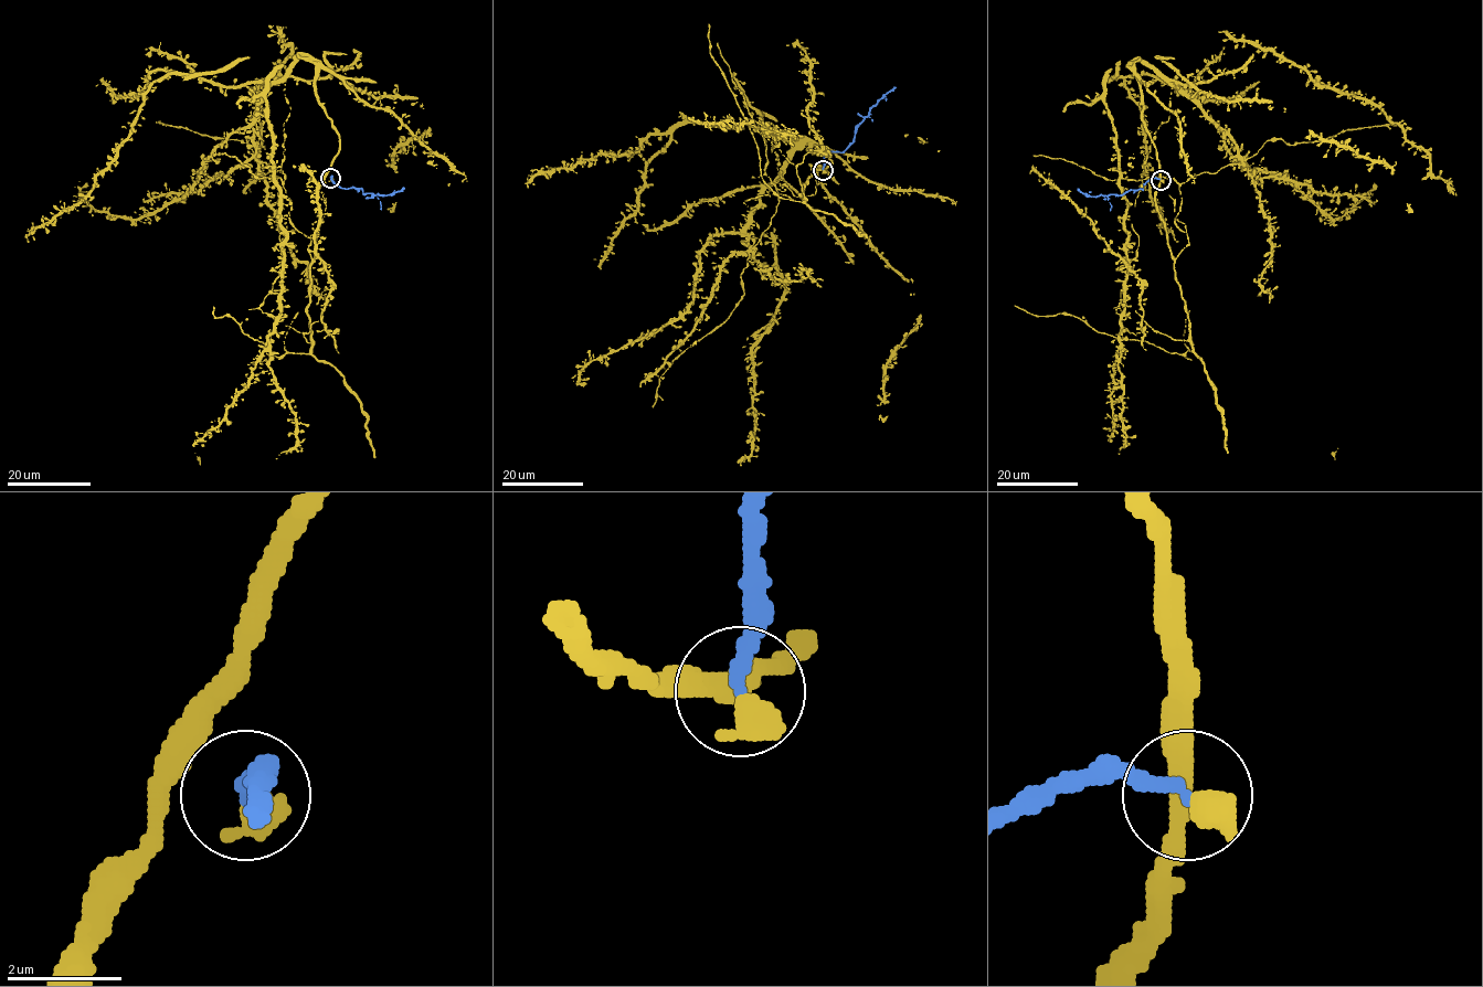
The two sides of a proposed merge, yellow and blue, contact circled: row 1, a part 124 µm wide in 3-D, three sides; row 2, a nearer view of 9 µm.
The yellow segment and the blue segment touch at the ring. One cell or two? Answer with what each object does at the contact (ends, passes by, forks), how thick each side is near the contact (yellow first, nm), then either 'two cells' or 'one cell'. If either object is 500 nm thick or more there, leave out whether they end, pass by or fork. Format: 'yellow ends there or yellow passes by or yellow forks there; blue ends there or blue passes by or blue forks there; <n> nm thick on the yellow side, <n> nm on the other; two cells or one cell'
yellow ends there; blue ends there; 480 nm thick on the yellow side, 280 nm on the other; two cells

